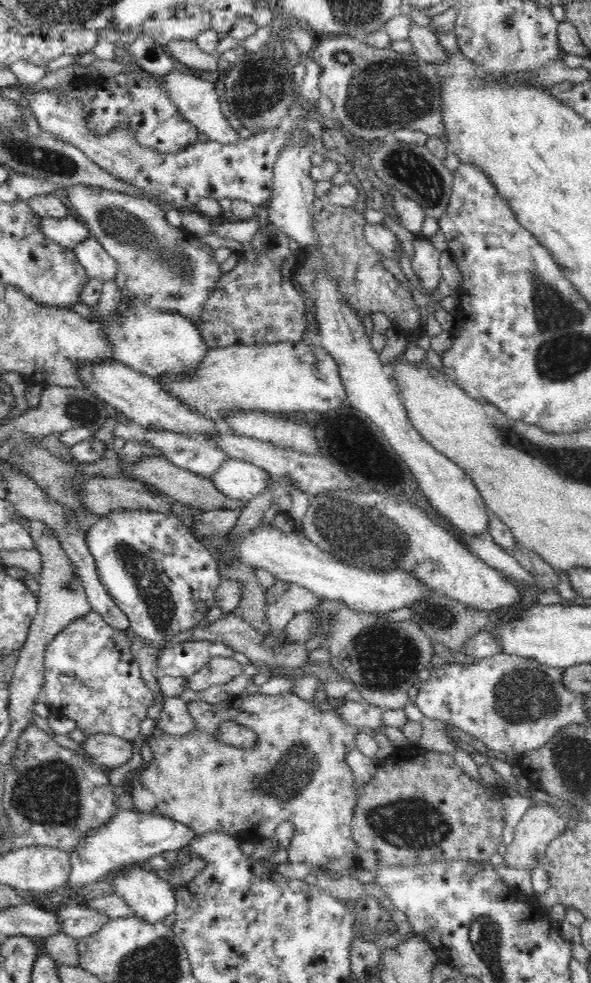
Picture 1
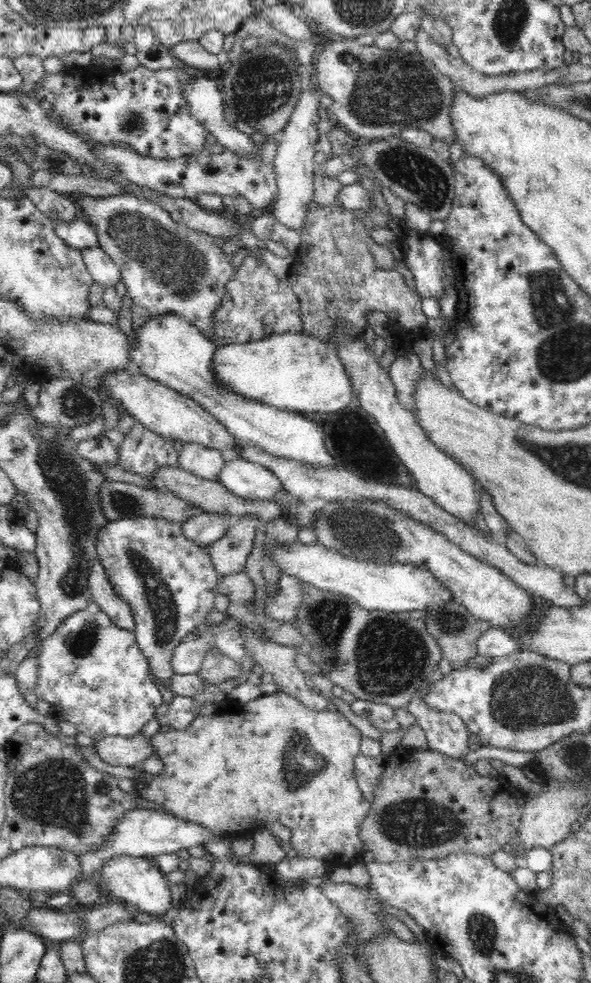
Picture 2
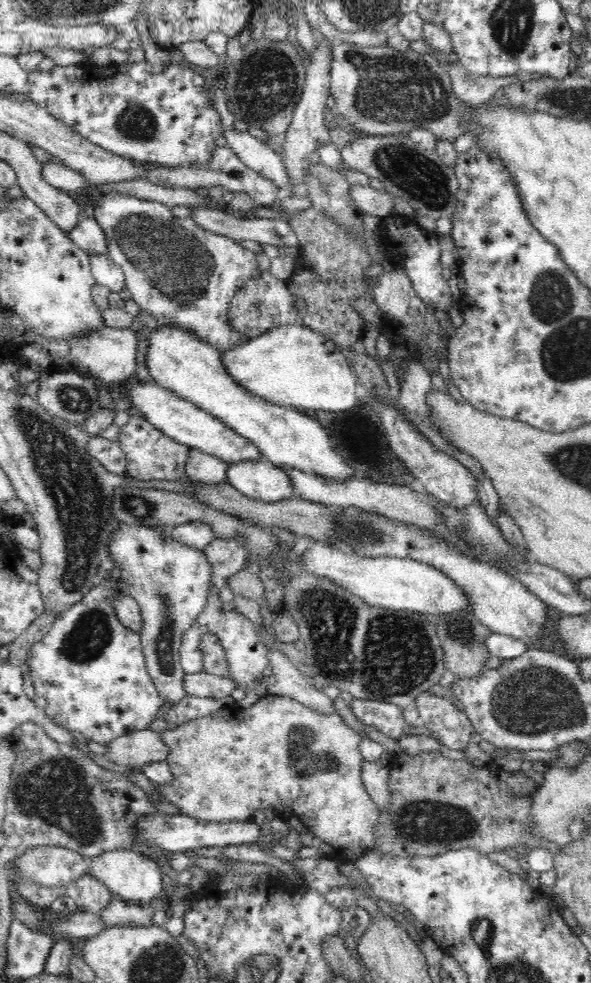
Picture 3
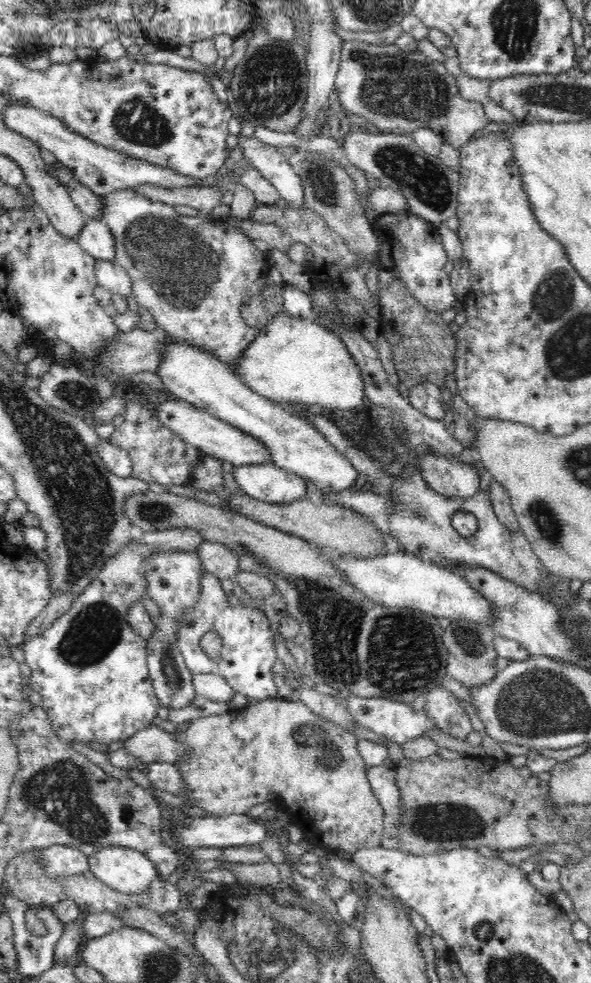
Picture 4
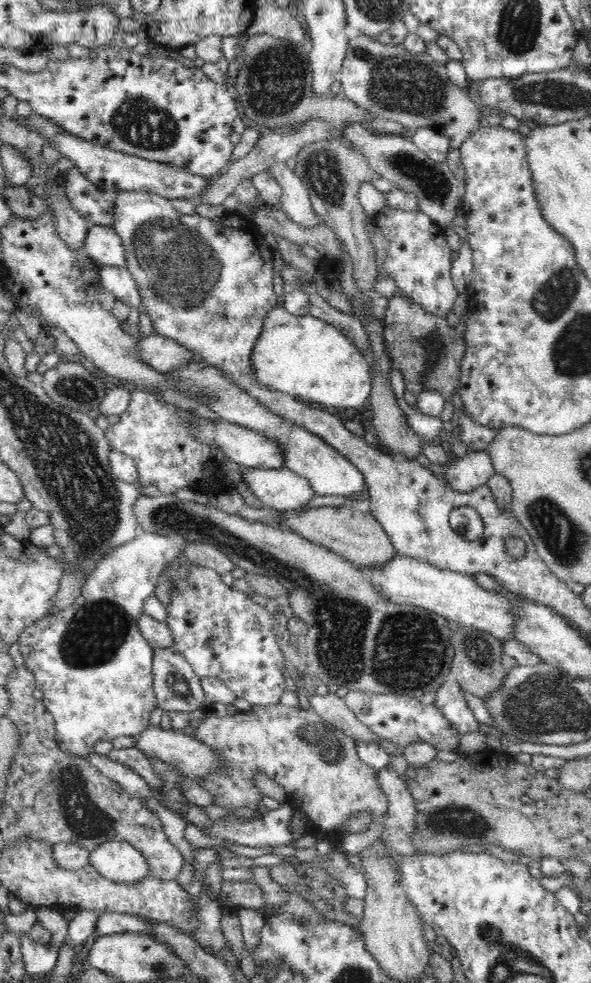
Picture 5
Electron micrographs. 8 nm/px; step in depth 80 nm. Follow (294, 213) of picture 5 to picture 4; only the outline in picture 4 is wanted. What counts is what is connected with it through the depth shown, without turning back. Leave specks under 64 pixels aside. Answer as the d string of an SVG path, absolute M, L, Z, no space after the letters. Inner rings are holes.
M238 135L236 147L242 148L243 158L249 162L249 166L272 183L279 196L289 203L290 209L306 208L304 186L296 168L288 163L288 155L254 136Z

